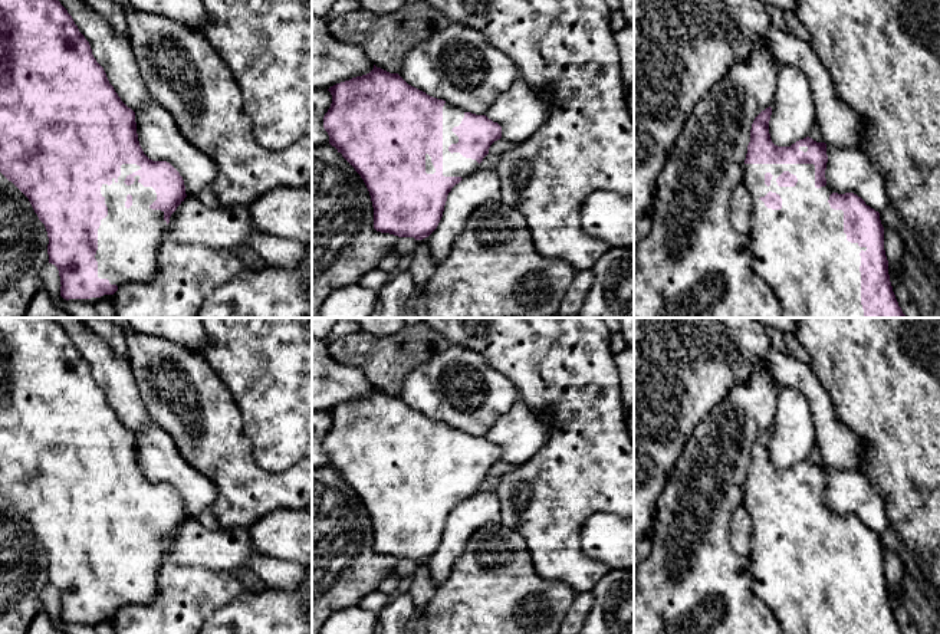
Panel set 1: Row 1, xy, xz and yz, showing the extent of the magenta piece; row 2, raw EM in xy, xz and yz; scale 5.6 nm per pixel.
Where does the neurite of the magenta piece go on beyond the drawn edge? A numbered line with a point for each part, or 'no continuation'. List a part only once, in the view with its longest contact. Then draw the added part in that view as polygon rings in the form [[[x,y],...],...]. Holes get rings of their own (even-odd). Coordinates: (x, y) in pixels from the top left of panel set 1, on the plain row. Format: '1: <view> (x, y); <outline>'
1: xy (128, 561); [[[122,486],[121,497],[112,500],[111,507],[101,509],[108,538],[98,551],[98,599],[118,610],[154,601],[158,571],[168,549],[164,533],[149,529],[157,522],[155,512],[144,509],[139,497],[131,507],[124,505],[138,492],[141,489],[137,486]]]

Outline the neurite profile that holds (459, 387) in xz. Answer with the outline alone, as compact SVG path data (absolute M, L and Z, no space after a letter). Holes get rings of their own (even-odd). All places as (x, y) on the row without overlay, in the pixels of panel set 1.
M456 344L418 365L398 397L427 417L476 437L484 437L519 400L515 384L481 354Z

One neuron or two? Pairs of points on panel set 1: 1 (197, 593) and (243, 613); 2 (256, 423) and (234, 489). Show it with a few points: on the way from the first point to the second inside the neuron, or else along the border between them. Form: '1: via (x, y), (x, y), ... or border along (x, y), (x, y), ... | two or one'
1: border along (247, 588), (236, 598), (217, 607), (206, 618) | two
2: border along (239, 410), (252, 456), (268, 470) | two

